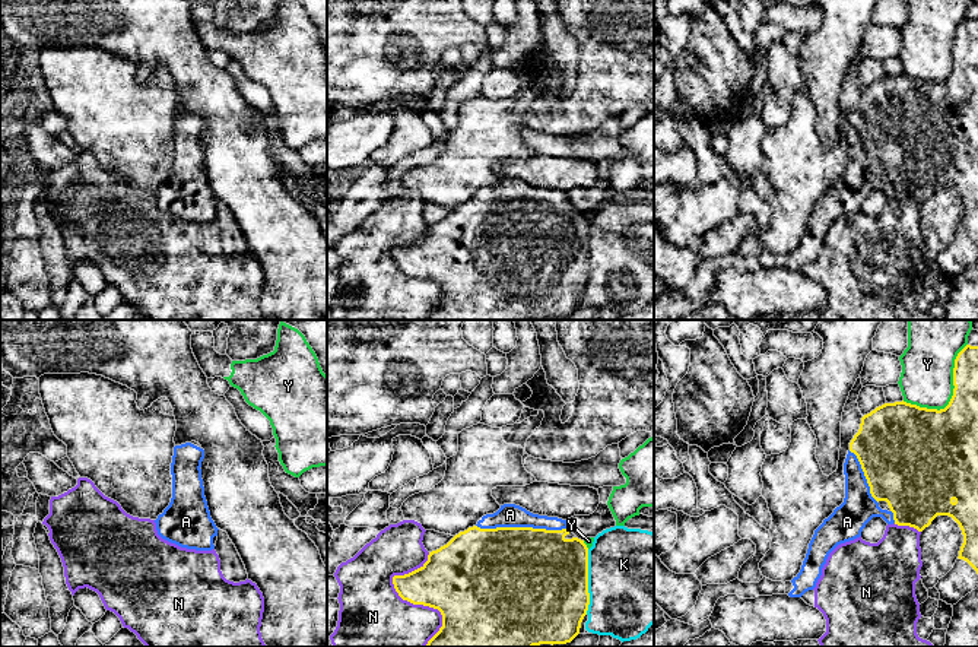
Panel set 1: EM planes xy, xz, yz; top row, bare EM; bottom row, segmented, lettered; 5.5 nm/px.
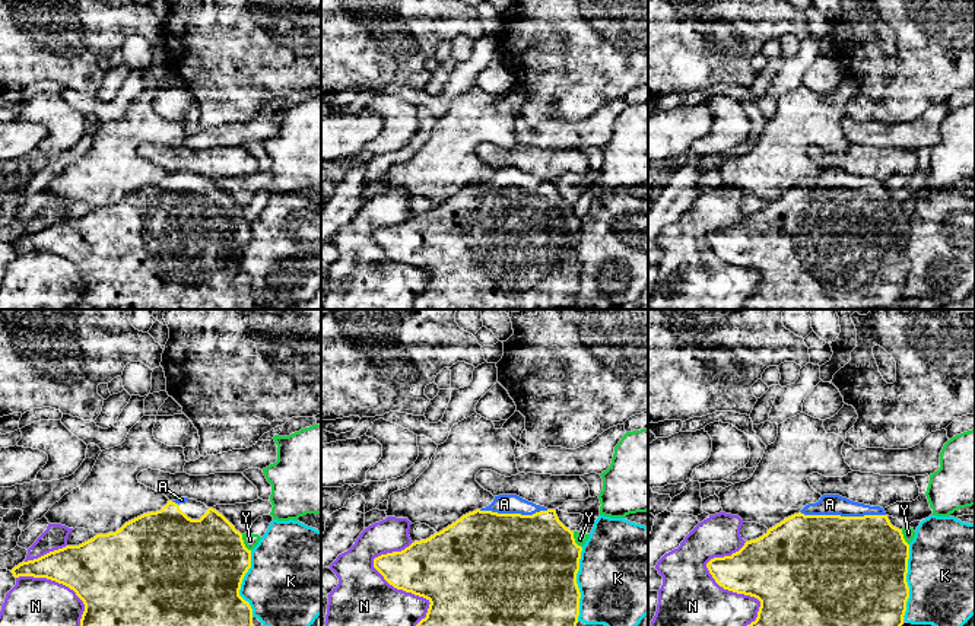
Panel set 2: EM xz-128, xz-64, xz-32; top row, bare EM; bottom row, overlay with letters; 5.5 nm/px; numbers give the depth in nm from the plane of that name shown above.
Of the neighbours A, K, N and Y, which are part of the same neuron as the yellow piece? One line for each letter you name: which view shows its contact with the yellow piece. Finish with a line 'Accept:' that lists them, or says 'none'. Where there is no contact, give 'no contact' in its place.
A: meets yellow in xz
Accept: A

